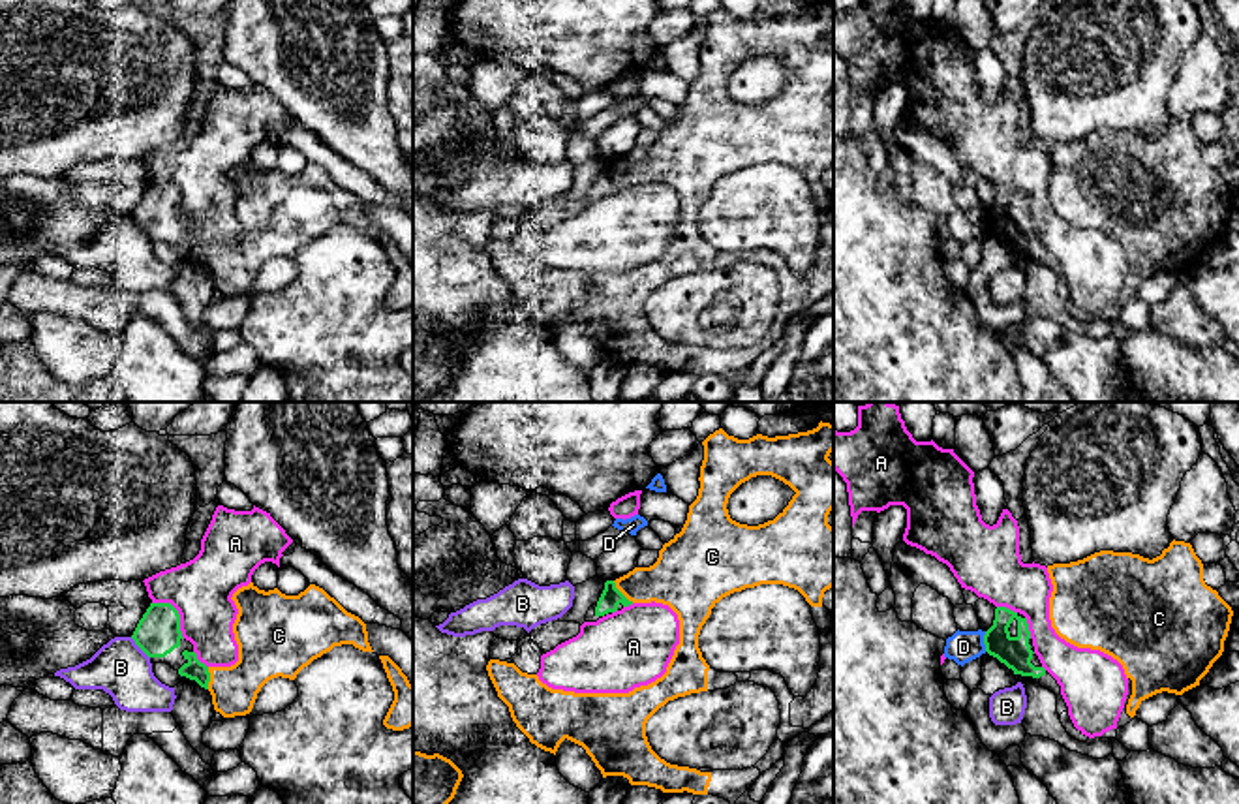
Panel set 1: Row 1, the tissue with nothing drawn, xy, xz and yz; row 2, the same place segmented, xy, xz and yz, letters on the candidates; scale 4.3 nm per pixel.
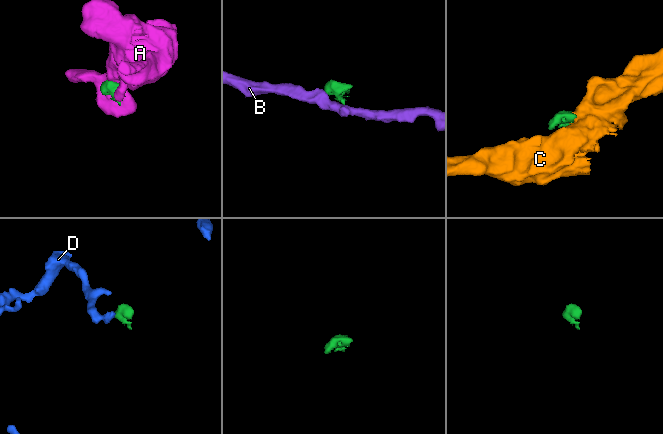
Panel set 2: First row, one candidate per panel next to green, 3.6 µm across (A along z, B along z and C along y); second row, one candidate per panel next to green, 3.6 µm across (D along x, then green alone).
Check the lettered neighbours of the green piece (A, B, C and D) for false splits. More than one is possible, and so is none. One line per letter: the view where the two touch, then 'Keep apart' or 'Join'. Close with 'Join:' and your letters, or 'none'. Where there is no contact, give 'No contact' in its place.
A: Touches green in xy. Keep apart
B: Touches green in xy. Keep apart
C: Touches green in xz. Join
D: Touches green in yz. Keep apart
Join: C

